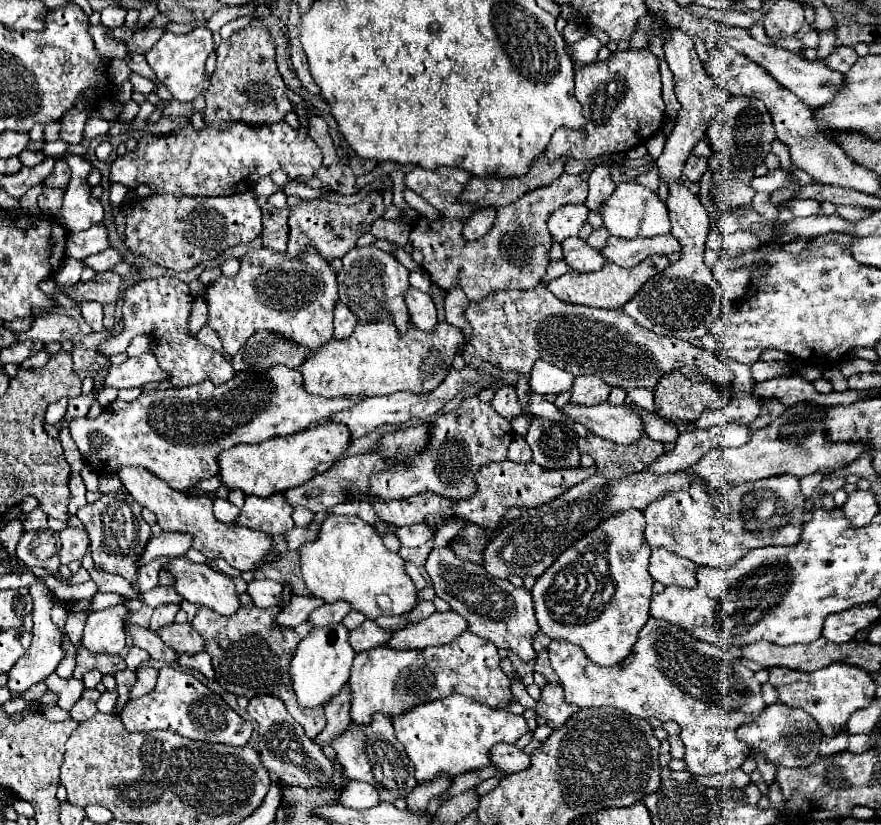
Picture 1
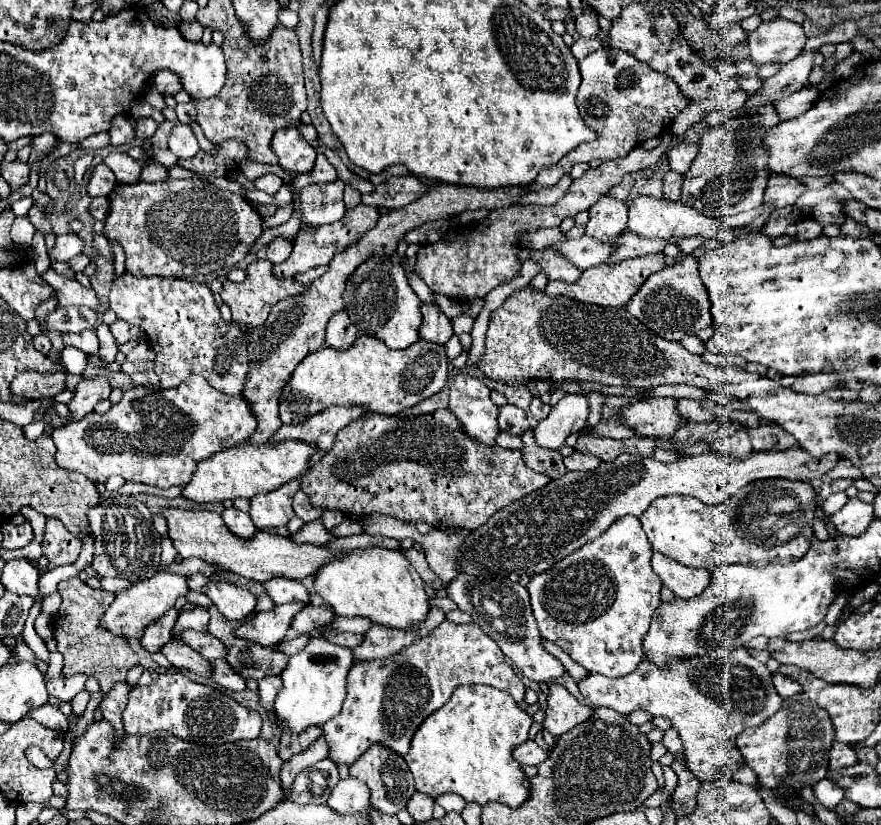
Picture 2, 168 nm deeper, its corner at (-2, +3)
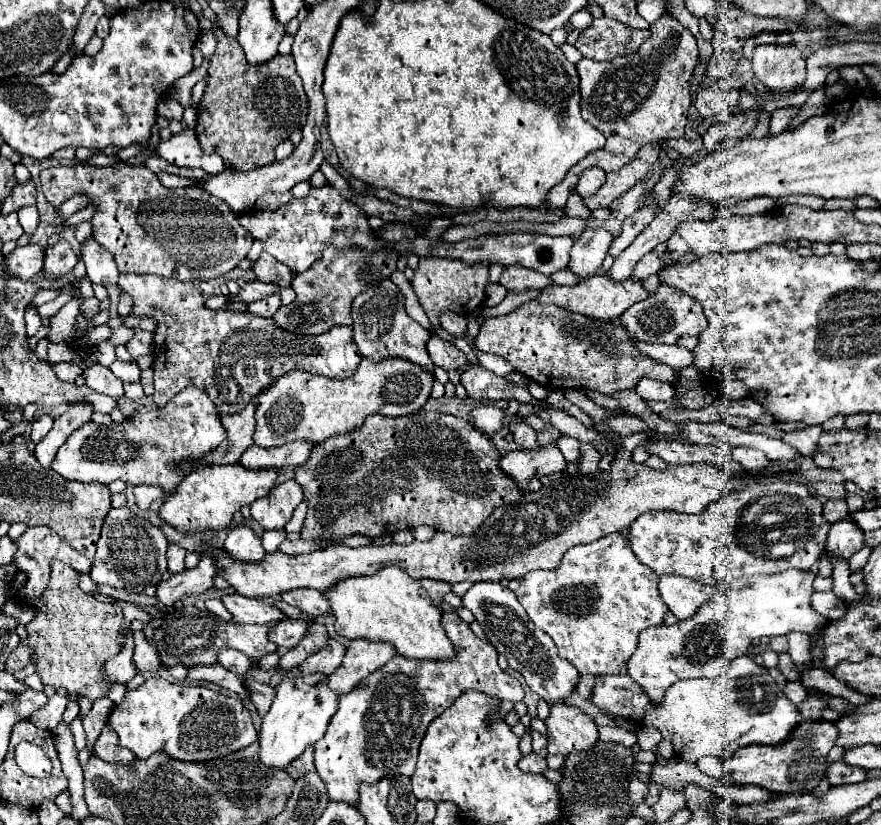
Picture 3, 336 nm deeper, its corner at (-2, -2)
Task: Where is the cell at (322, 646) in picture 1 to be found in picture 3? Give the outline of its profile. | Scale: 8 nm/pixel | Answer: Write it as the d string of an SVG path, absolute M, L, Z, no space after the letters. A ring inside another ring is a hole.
M314 673L310 677L298 677L298 679L284 679L276 687L276 697L272 701L272 707L268 715L262 719L260 731L258 731L258 757L260 761L270 769L284 769L302 755L302 751L308 745L314 745L318 739L322 739L332 715L336 713L338 695L330 689L326 689L326 675Z

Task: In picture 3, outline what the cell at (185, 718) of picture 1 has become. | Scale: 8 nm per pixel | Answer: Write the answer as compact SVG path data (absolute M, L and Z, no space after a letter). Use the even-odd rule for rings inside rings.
M148 677L144 685L140 685L138 689L126 691L124 701L112 709L108 717L108 725L116 731L120 745L130 749L138 759L148 759L156 751L164 751L166 755L178 761L186 761L186 763L210 761L210 759L220 759L238 749L244 749L258 739L258 733L252 725L250 711L242 705L238 697L230 697L208 687L190 687L182 683L170 683L160 677Z

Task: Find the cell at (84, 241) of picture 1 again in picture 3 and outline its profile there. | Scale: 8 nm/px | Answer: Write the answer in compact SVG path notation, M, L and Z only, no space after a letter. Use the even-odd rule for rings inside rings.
M38 245L16 247L10 255L6 255L4 271L16 279L32 279L44 265L44 251Z

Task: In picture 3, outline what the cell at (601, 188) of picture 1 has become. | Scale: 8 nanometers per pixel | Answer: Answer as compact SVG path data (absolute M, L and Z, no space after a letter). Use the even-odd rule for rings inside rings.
M586 229L574 241L574 247L570 249L570 263L566 269L580 277L578 283L586 281L590 275L600 273L612 239L614 237L604 229Z

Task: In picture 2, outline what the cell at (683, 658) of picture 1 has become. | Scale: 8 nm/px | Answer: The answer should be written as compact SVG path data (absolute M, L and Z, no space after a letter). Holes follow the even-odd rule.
M746 648L734 650L726 658L686 658L686 662L674 662L670 670L658 670L654 662L646 662L646 658L638 664L638 668L622 678L606 678L602 674L588 674L578 682L580 694L594 706L606 706L620 714L632 714L634 710L646 710L652 716L664 716L678 730L682 744L686 748L684 756L688 760L688 768L696 774L698 780L716 780L720 778L724 768L740 770L742 754L738 754L736 736L746 728L760 726L766 718L770 718L782 704L782 698L776 694L770 672L764 664L748 654Z

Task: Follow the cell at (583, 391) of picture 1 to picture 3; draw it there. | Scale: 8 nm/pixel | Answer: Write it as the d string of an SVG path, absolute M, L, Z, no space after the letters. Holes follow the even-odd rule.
M550 443L546 447L538 447L532 451L512 451L506 453L498 467L502 473L510 475L514 483L518 483L518 489L522 493L528 493L528 483L532 477L544 477L550 473L564 473L568 469L568 463L564 455L560 455L556 443Z

